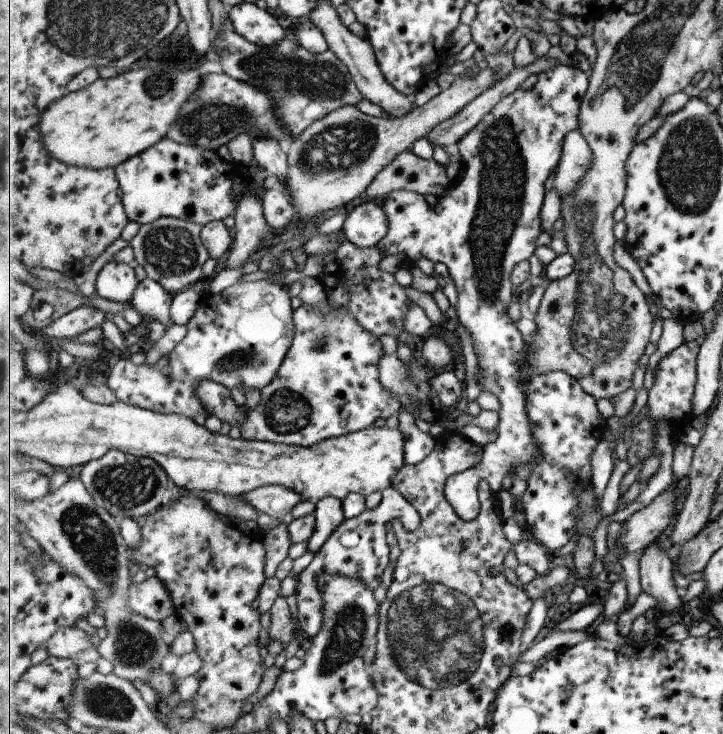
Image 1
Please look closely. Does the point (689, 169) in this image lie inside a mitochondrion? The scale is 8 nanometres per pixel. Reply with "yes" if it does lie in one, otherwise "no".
yes

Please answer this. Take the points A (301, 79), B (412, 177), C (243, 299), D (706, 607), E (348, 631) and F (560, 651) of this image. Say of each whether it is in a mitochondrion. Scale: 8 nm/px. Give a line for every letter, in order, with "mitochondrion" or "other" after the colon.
A: mitochondrion
B: other
C: other
D: other
E: mitochondrion
F: other

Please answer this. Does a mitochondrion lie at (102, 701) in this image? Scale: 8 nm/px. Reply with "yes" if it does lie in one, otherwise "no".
yes

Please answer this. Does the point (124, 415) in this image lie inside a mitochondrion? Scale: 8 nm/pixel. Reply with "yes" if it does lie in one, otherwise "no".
no

